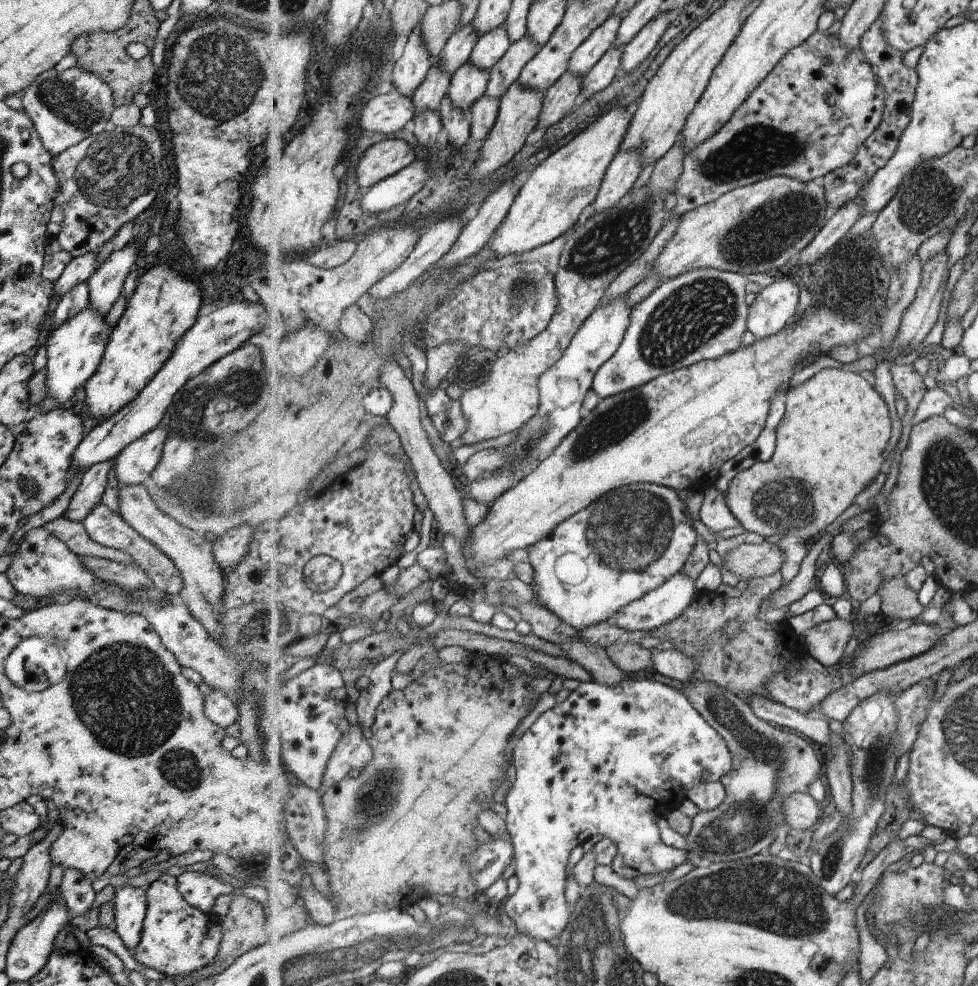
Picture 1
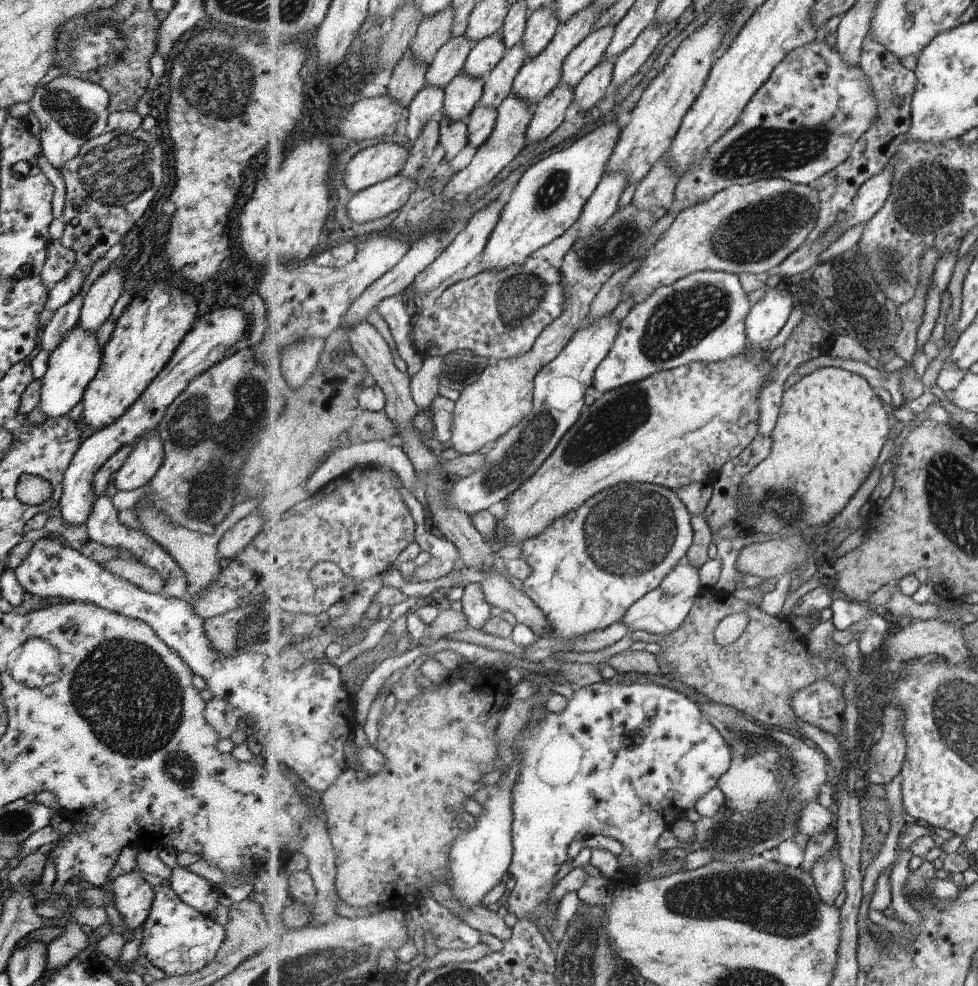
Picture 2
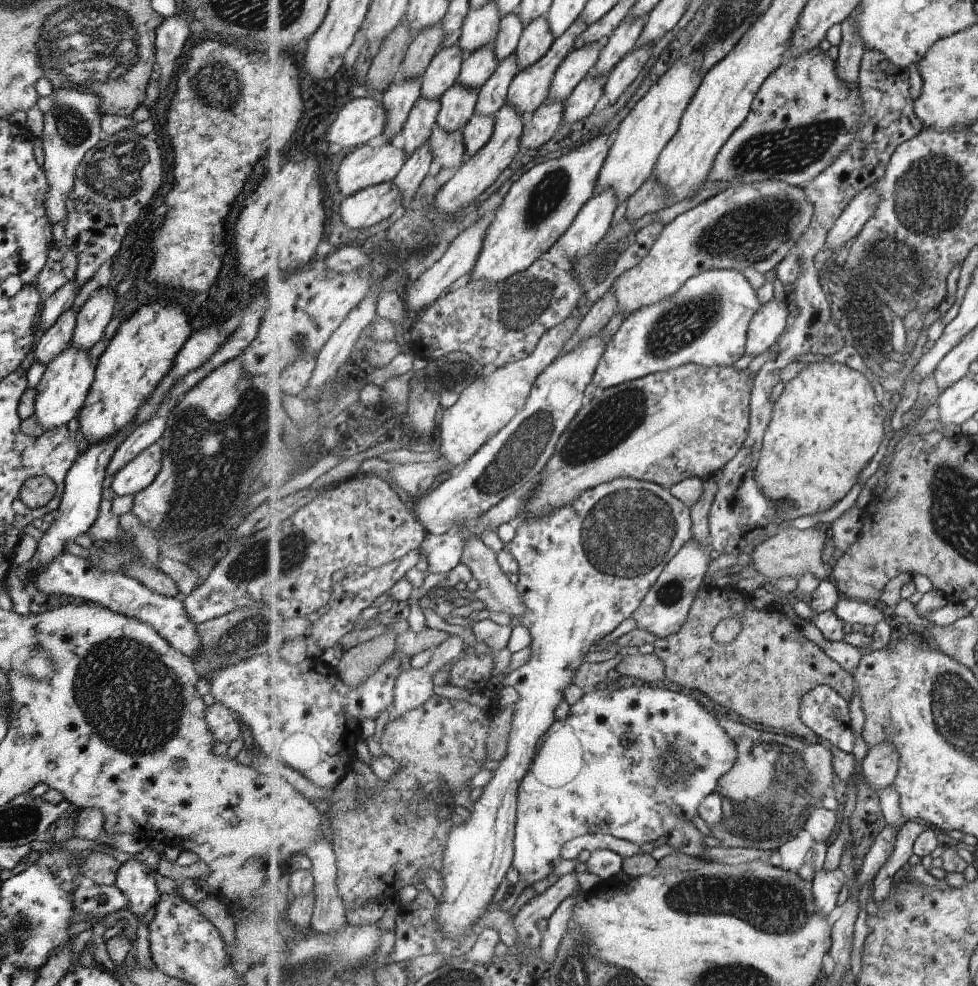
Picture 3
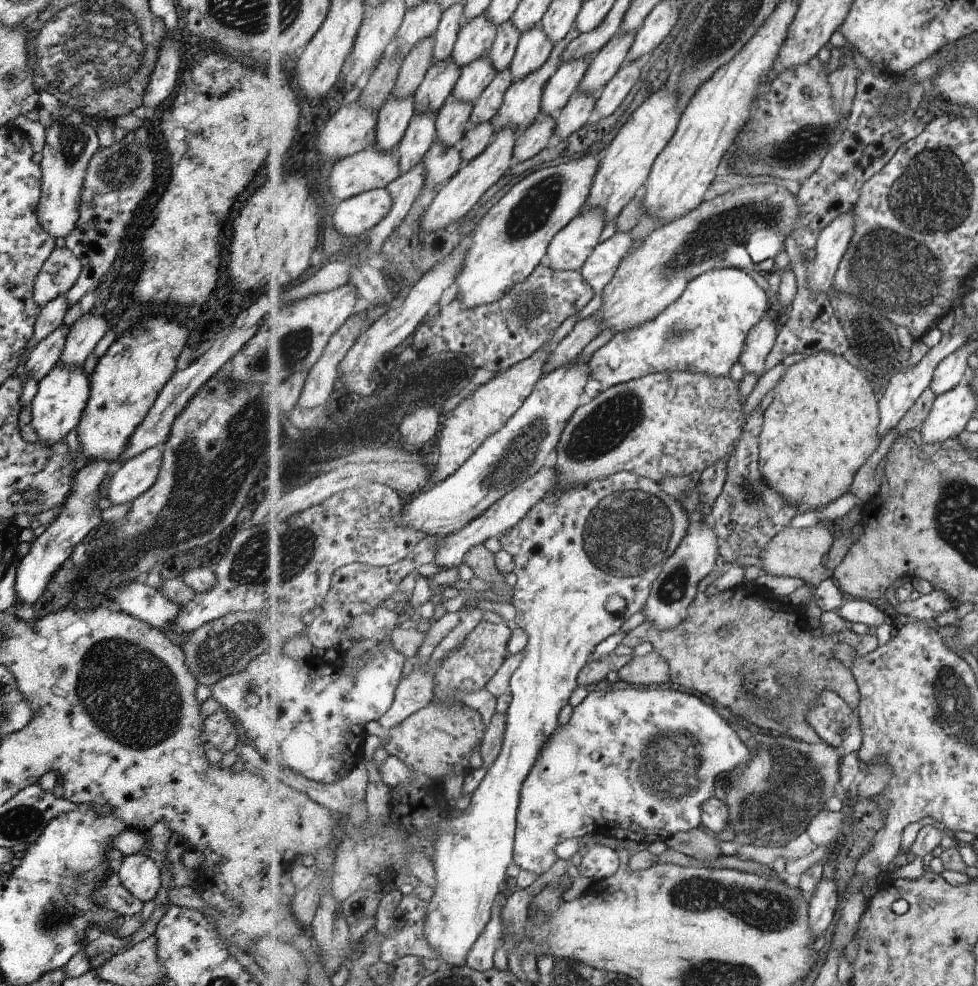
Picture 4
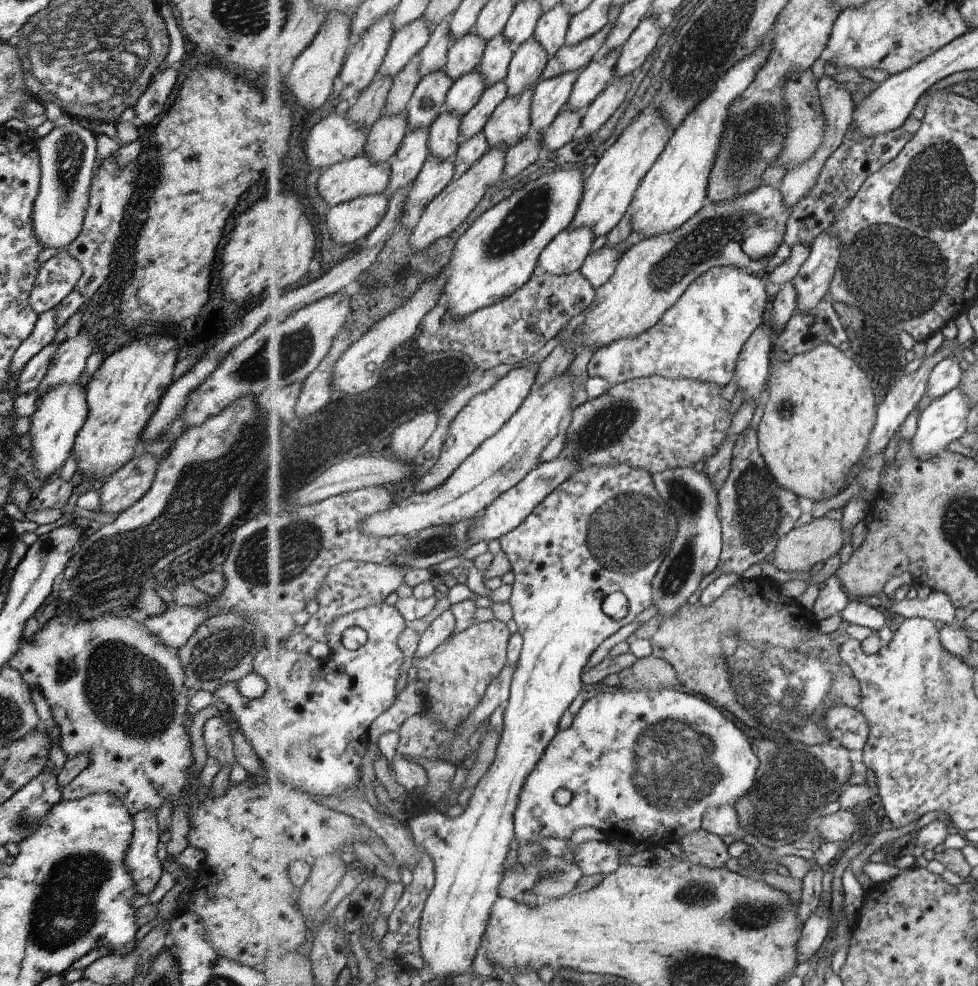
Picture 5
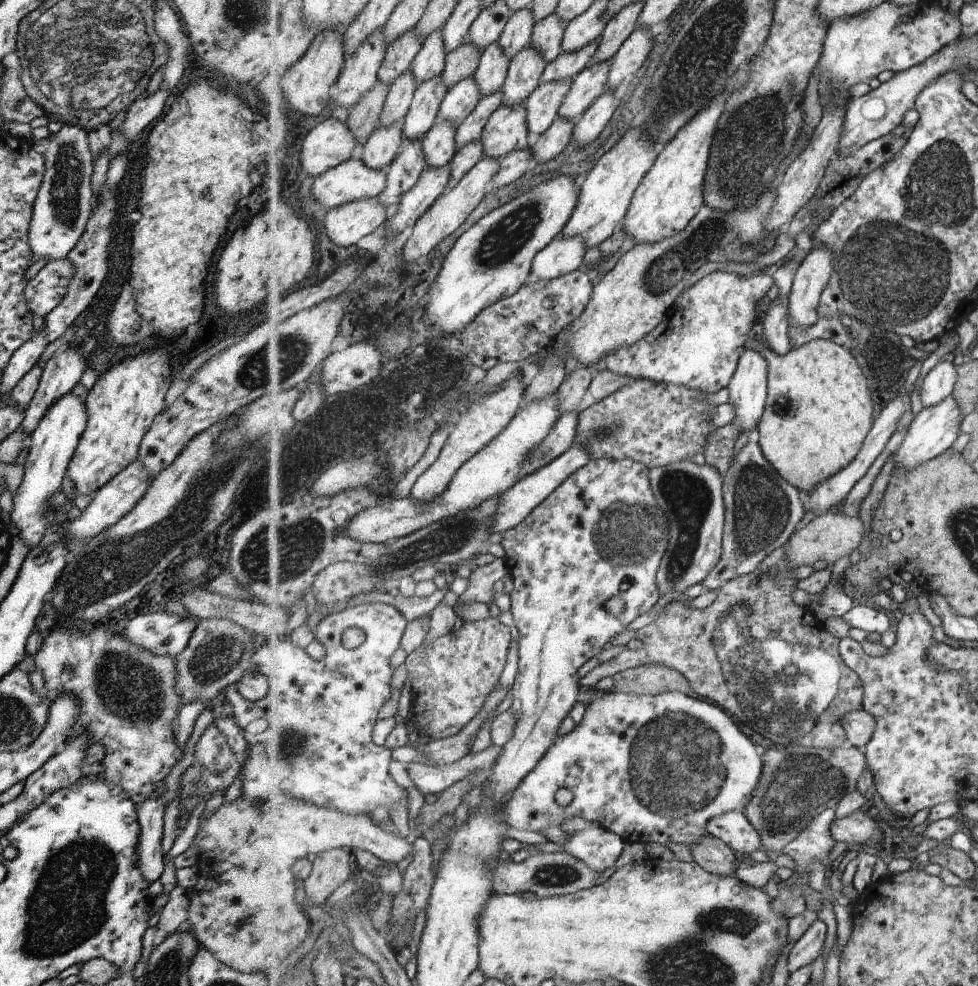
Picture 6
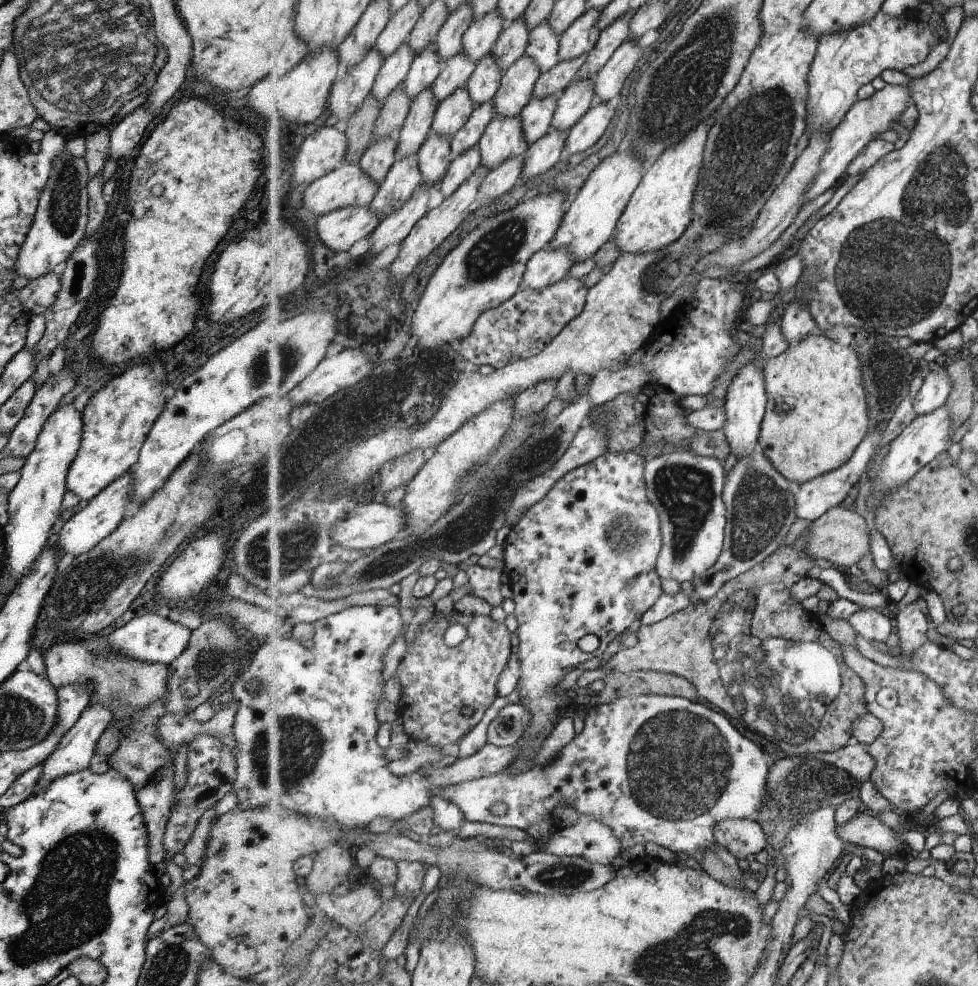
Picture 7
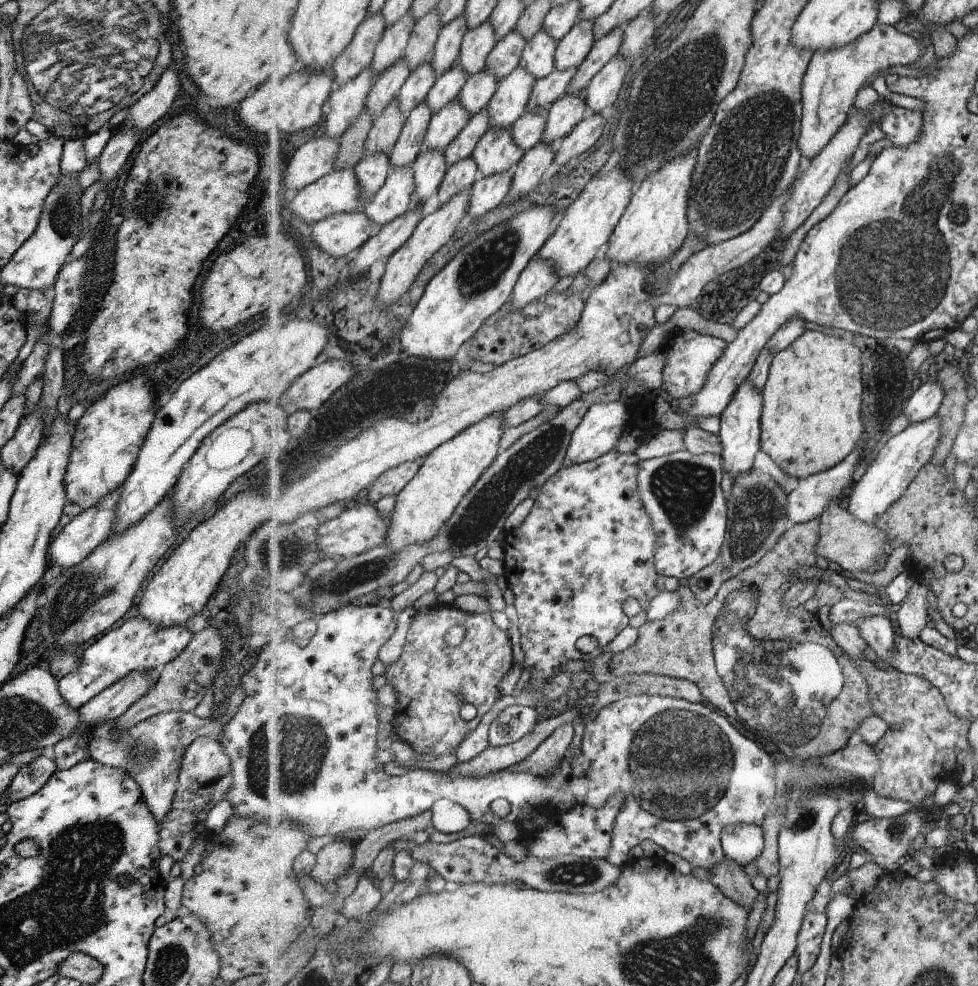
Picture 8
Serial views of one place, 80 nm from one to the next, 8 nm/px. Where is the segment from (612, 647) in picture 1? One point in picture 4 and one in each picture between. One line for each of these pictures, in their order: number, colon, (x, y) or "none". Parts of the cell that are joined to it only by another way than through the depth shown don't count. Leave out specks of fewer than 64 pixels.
2: (643, 662)
3: (649, 667)
4: (648, 669)

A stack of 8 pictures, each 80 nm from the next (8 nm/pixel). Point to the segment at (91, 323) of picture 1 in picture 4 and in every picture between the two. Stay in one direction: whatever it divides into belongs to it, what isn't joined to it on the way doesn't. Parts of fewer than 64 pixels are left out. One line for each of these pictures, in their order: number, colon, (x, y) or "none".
2: (70, 366)
3: (62, 388)
4: (55, 408)

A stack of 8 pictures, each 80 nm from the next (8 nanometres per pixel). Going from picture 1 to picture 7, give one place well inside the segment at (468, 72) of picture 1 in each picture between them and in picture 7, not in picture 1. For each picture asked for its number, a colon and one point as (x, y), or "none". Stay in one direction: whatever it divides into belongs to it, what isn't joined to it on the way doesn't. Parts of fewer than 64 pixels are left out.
2: (464, 92)
3: (459, 102)
4: (453, 120)
5: (445, 132)
6: (439, 144)
7: (435, 156)

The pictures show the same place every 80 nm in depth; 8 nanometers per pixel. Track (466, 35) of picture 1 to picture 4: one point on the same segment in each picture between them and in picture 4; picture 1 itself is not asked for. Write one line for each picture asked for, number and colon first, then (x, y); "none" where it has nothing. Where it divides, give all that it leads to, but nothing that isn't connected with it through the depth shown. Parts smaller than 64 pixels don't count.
2: (451, 59)
3: (444, 71)
4: (440, 81)

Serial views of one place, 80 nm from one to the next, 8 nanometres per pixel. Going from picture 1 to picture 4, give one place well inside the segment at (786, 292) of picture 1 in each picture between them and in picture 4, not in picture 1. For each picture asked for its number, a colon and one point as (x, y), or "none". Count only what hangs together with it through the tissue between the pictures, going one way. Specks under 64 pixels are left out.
2: (768, 316)
3: (769, 323)
4: (761, 339)

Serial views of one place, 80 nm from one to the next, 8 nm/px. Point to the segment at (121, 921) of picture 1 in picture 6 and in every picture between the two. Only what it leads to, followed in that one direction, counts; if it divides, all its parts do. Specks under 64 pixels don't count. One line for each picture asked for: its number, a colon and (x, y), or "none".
2: (132, 897)
3: (134, 880)
4: (138, 874)
5: (143, 868)
6: (149, 813)

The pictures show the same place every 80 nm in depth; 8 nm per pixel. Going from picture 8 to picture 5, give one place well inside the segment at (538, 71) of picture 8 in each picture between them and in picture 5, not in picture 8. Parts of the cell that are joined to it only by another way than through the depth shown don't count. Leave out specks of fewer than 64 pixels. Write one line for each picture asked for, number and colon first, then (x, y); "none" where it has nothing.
5: (553, 28)
6: (548, 35)
7: (544, 44)

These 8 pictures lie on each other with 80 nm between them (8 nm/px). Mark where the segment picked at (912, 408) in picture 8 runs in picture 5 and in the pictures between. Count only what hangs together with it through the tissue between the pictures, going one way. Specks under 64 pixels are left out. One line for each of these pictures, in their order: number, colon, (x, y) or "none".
5: (947, 375)
6: (940, 382)
7: (937, 386)

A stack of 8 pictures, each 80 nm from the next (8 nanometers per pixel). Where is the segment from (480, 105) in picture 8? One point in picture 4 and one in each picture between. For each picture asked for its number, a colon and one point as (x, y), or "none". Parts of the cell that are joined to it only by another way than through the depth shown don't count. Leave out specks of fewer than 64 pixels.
4: (503, 51)
5: (497, 58)
6: (492, 71)
7: (483, 85)

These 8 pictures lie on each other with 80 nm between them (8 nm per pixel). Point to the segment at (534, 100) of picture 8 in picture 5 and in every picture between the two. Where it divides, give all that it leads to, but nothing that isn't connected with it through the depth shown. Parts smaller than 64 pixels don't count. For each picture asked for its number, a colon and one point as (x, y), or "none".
5: (570, 58)
6: (567, 65)
7: (555, 81)

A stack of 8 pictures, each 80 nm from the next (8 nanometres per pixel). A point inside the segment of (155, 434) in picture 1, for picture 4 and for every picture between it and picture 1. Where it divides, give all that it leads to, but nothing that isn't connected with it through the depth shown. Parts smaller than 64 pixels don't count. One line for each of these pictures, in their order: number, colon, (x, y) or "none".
2: (144, 458)
3: (132, 477)
4: (136, 475)

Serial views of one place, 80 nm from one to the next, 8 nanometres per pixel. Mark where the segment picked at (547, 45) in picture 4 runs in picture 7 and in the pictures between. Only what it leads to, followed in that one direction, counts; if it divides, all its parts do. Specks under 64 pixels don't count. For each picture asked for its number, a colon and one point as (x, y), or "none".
5: (529, 61)
6: (524, 73)
7: (517, 88)

